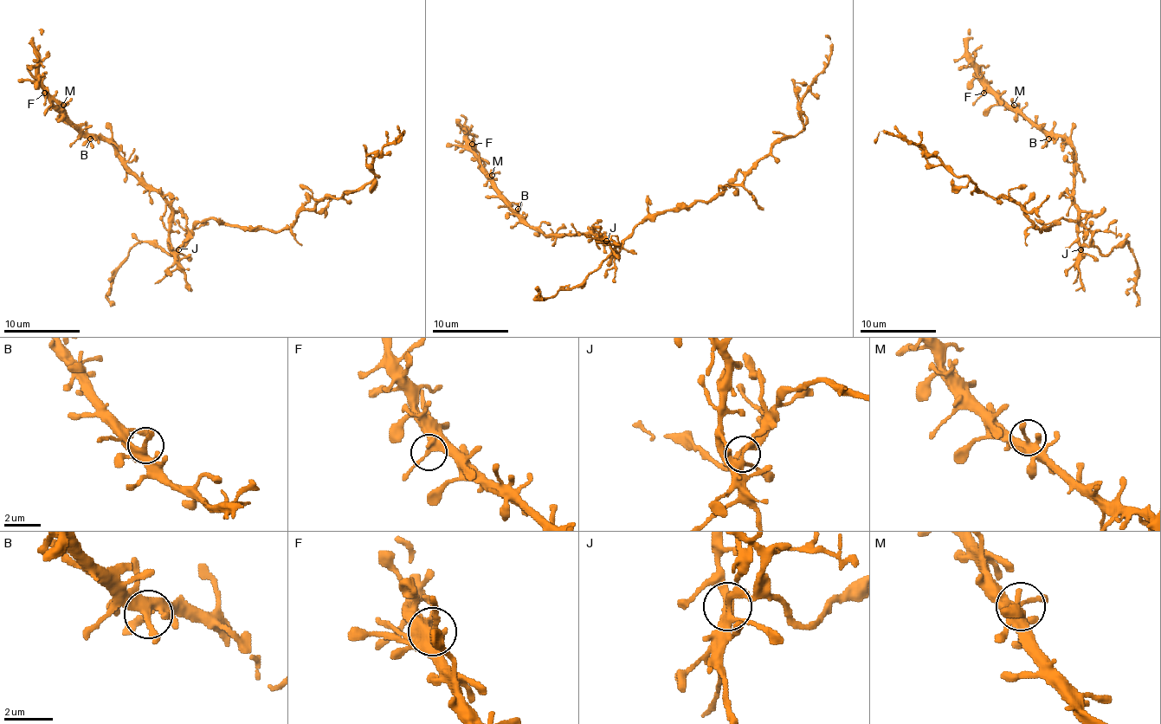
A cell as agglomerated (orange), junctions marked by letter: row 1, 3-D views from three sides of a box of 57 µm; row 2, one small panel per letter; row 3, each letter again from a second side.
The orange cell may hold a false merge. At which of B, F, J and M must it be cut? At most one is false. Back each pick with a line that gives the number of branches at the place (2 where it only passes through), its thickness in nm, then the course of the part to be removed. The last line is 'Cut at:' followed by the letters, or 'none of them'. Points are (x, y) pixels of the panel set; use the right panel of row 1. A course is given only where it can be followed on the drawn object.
J: 5 | 280 nm | (1080, 249), (1086, 230), (1066, 219), (1041, 230), (1018, 203), (991, 198), (901, 135), (880, 132), (874, 143)
Cut at: J

